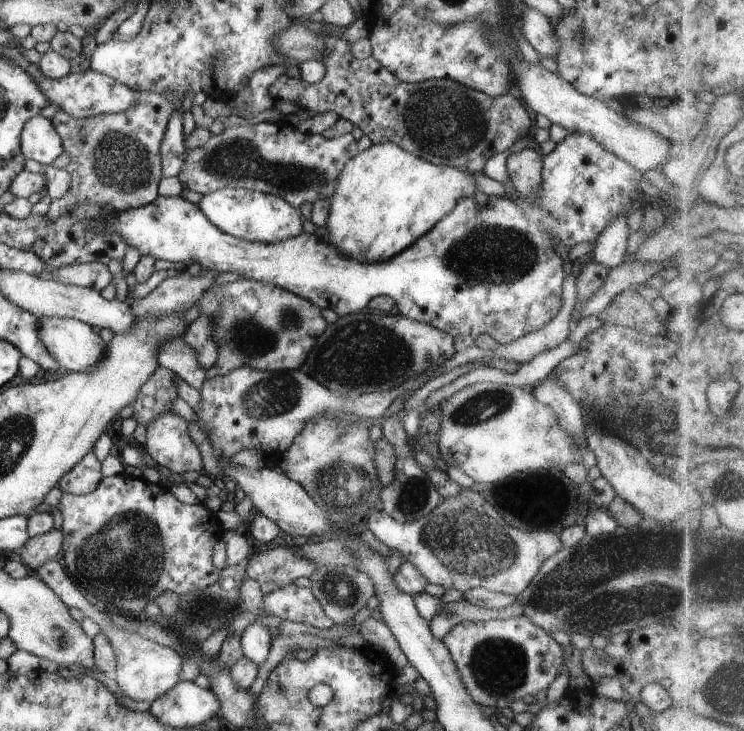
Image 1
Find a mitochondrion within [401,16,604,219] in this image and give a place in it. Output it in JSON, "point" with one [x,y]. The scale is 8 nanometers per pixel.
{"point":[451,116]}

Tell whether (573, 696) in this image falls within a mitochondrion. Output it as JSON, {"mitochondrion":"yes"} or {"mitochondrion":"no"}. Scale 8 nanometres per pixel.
{"mitochondrion":"no"}

